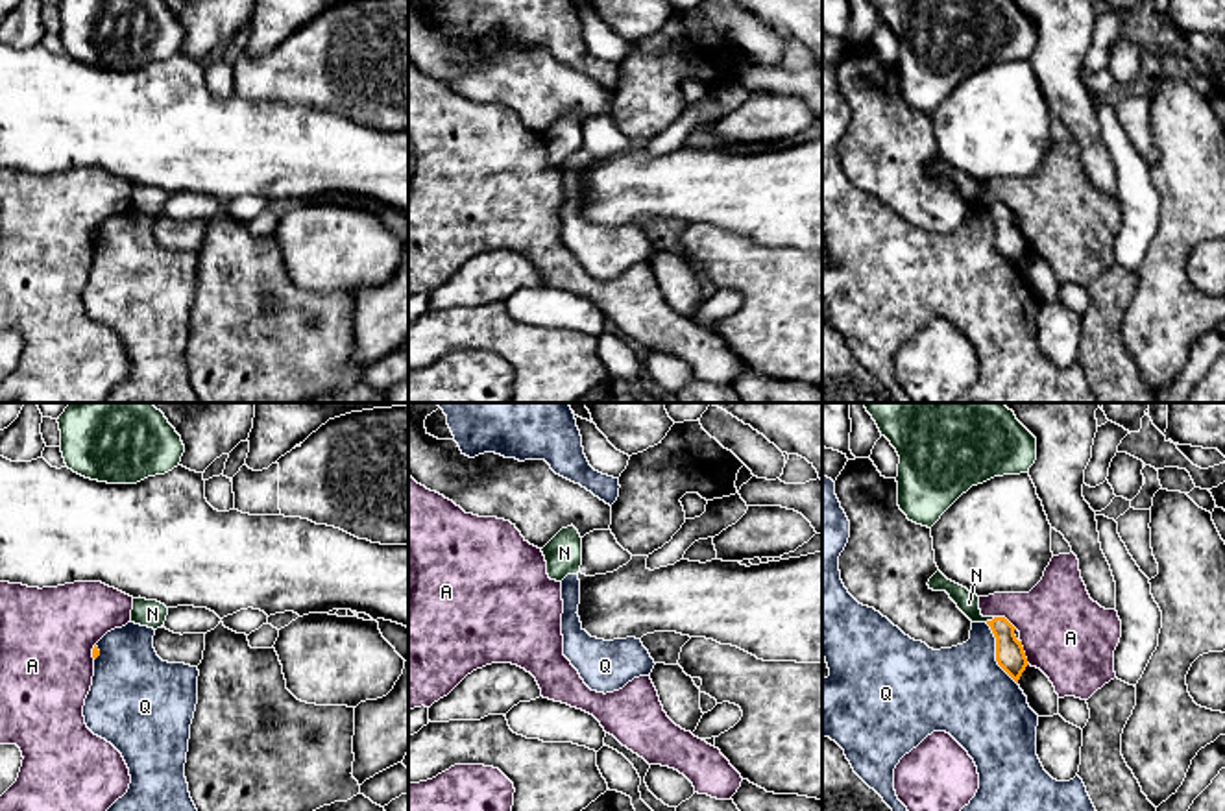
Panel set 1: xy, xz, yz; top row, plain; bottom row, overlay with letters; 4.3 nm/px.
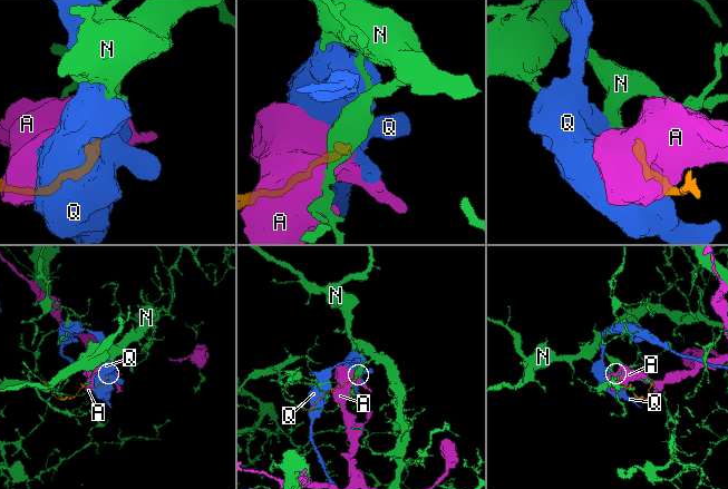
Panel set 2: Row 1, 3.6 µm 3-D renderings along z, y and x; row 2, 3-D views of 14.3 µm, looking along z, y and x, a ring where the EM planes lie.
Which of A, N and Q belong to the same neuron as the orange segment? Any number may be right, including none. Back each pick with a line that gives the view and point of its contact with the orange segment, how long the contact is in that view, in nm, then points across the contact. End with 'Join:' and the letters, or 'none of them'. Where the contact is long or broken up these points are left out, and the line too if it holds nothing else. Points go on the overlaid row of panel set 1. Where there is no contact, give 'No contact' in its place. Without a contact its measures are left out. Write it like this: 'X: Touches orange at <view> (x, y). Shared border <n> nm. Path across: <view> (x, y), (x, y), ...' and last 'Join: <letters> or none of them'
N: Touches orange at yz (989, 621). Shared border 50 nm. Path across: yz (1009, 653), (1006, 636), (989, 621), (969, 603)
Join: N

